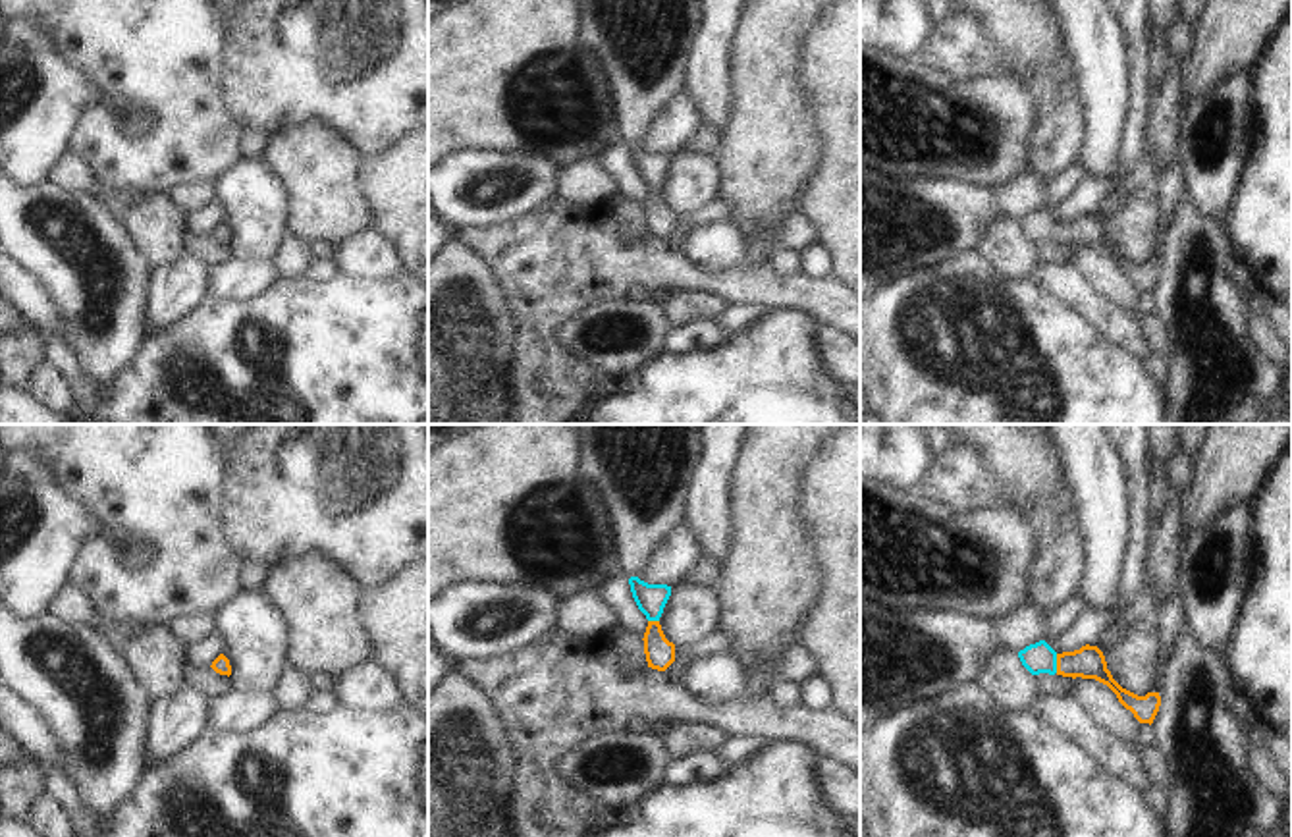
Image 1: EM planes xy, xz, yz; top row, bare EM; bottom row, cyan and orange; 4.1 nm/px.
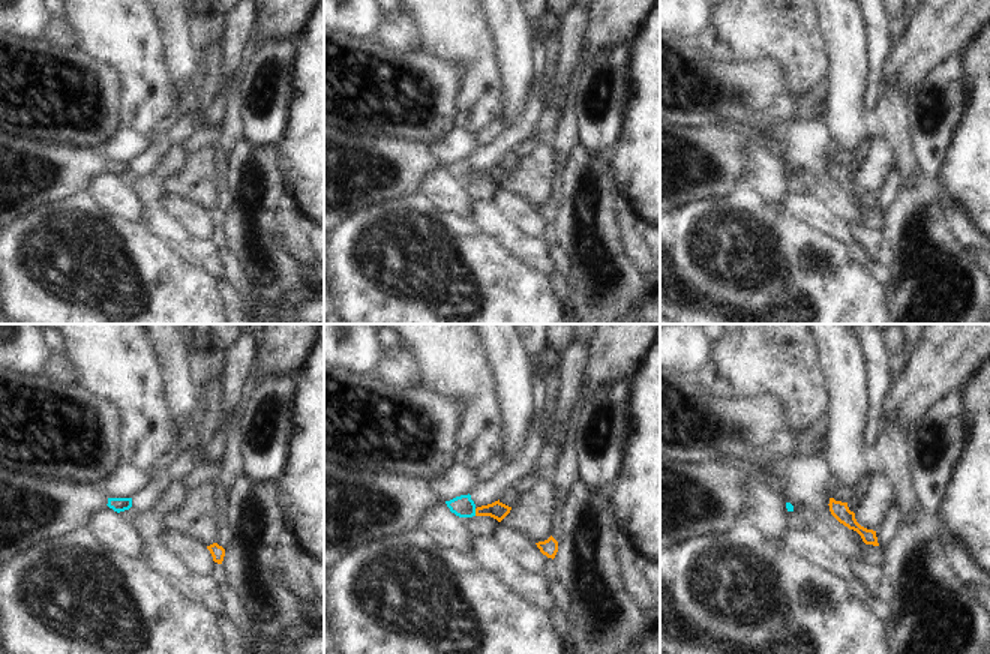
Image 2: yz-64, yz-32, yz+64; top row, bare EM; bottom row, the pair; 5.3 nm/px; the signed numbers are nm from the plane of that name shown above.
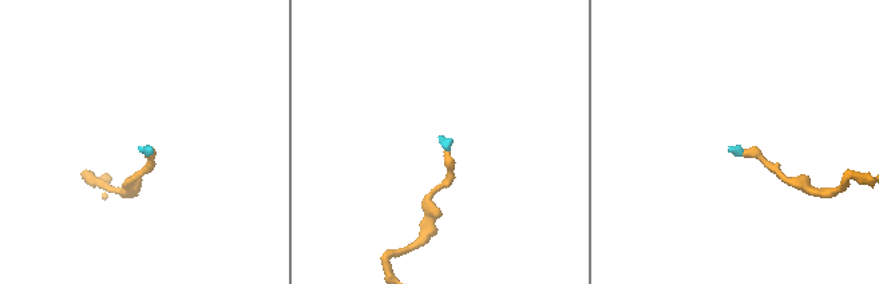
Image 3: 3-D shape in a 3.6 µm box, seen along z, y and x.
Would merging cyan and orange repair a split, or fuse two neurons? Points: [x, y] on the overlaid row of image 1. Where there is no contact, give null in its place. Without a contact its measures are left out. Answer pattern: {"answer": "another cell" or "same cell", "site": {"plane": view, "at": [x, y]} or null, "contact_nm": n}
{"answer": "same cell", "site": {"plane": "yz", "at": [1055, 664]}, "contact_nm": 80}

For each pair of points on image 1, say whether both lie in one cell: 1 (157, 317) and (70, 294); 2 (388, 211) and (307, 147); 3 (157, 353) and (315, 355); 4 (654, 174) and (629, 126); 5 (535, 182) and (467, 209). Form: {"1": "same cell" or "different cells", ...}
{"1": "different cells", "2": "different cells", "3": "same cell", "4": "same cell", "5": "same cell"}

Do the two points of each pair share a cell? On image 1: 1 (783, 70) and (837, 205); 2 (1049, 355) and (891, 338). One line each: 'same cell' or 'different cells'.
1: different cells
2: same cell

